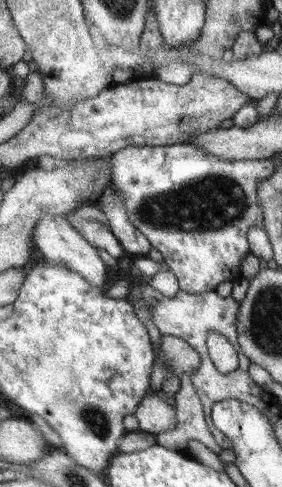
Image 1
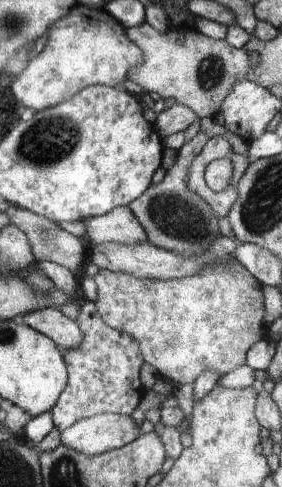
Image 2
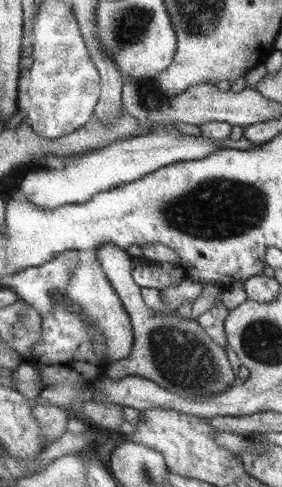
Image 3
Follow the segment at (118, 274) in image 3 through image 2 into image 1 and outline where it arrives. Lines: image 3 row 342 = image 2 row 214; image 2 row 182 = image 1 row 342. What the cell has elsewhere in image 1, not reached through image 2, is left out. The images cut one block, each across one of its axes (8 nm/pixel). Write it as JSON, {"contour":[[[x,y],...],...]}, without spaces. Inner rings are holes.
{"contour":[[[159,336],[159,346],[153,348],[153,352],[155,366],[149,378],[153,392],[159,392],[165,384],[165,366],[169,366],[177,378],[181,378],[183,374],[191,376],[201,366],[199,352],[177,336]]]}

